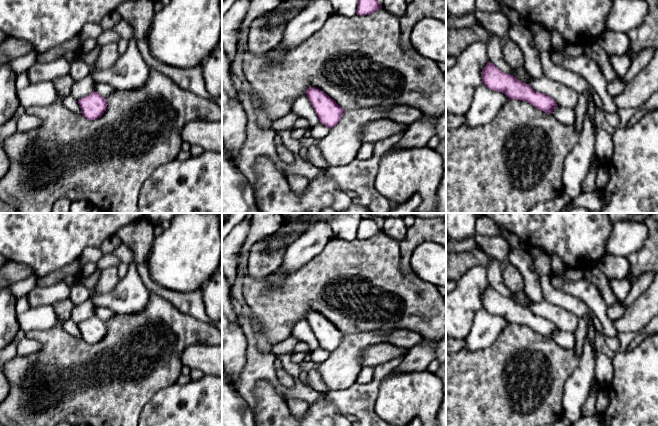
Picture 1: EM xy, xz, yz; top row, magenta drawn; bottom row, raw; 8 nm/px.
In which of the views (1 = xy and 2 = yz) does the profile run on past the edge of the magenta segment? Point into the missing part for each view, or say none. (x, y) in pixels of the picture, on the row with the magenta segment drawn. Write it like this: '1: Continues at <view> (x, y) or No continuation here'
1: No continuation here
2: No continuation here

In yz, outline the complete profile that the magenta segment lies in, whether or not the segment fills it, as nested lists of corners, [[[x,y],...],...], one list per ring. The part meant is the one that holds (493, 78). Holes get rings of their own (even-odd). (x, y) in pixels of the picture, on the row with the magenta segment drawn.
[[[490,61],[482,69],[481,79],[483,85],[490,90],[502,92],[510,100],[526,101],[547,114],[552,114],[553,109],[557,106],[551,97],[533,90],[516,77],[502,72]]]

